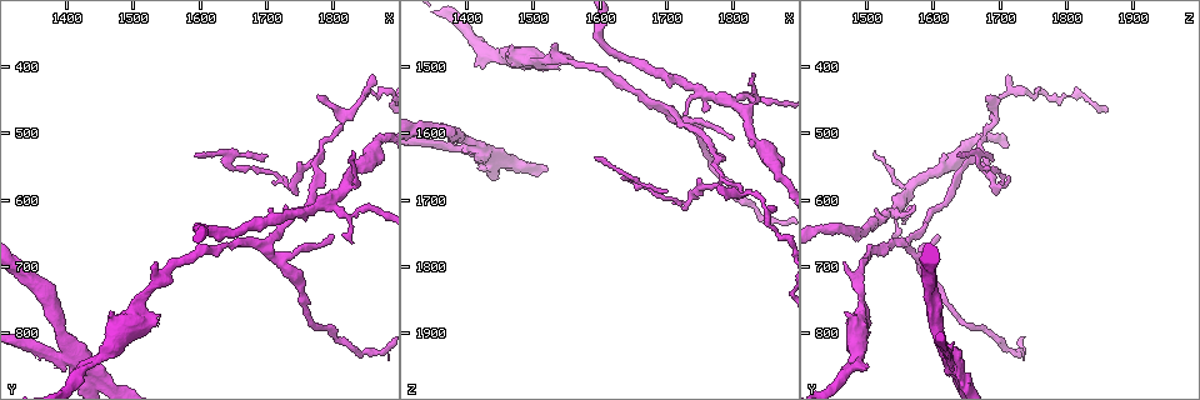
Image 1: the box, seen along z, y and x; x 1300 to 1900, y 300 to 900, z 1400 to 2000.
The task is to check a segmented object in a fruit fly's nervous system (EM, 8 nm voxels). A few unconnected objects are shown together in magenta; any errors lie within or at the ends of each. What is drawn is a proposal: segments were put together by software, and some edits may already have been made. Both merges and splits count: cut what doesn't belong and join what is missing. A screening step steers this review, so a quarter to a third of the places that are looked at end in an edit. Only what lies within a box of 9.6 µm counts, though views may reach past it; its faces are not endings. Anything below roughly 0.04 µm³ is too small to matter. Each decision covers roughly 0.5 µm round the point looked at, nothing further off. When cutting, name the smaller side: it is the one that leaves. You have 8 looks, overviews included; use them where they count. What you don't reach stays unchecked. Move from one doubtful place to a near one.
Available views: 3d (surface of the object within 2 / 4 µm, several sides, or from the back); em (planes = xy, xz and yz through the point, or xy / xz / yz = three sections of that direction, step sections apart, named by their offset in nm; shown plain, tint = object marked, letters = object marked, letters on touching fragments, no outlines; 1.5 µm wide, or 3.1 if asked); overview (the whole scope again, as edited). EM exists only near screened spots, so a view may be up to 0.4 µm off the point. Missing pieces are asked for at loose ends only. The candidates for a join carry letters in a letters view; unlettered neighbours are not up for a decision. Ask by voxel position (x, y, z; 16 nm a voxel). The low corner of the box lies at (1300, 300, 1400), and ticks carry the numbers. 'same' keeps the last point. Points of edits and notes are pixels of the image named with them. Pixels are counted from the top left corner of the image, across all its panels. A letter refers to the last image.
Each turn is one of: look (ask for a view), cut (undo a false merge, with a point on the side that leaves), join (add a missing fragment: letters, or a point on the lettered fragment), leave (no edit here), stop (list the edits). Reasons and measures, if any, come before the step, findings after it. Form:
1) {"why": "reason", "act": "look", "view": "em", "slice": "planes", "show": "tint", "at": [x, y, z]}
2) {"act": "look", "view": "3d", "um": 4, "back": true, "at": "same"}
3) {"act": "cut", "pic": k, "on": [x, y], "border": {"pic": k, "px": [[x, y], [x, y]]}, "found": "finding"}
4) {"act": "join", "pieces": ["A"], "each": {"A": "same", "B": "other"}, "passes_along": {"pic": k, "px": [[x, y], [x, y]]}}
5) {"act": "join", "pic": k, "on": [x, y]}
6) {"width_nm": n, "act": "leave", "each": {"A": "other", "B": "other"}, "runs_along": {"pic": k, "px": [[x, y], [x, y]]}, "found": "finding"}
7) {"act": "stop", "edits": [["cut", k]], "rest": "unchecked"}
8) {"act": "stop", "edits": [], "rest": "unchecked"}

{"why": "side arm on a straight run", "act": "look", "view": "em", "slice": "planes", "show": "plain", "at": [1685, 665, 1560]}

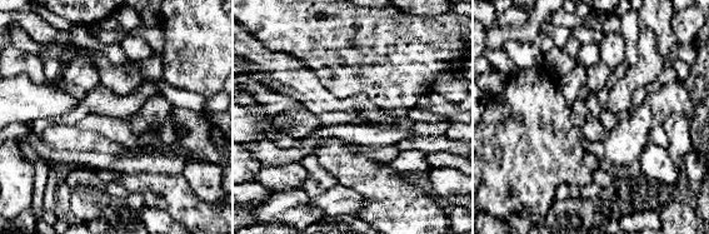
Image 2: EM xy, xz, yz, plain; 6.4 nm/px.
{"why": "see the neighbours", "act": "look", "view": "em", "slice": "planes", "show": "letters", "at": "same"}

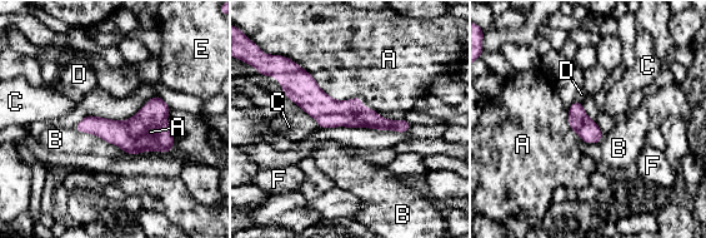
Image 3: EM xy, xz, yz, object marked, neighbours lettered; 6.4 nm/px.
{"act": "leave", "each": {"A": "other", "B": "other", "C": "other", "D": "other", "E": "other", "F": "other"}, "runs_along": {"pic": 3, "px": [[286, 82], [329, 113], [406, 127]]}, "found": "one neuron here"}

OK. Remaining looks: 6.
{"why": "thick end", "act": "look", "view": "3d", "um": 4, "at": [1540, 775, 1500]}

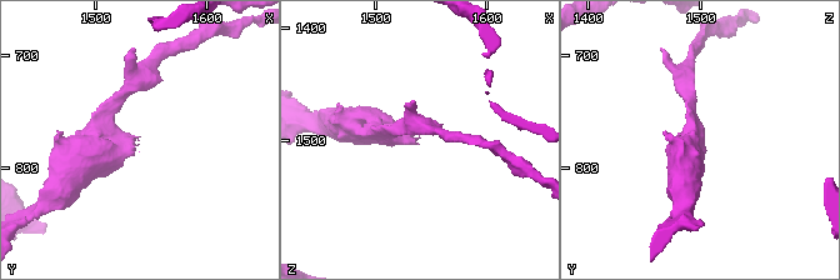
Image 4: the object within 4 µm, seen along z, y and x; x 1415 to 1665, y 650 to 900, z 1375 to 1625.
{"act": "look", "view": "em", "slice": "planes", "show": "plain", "at": [1536, 774, 1498]}

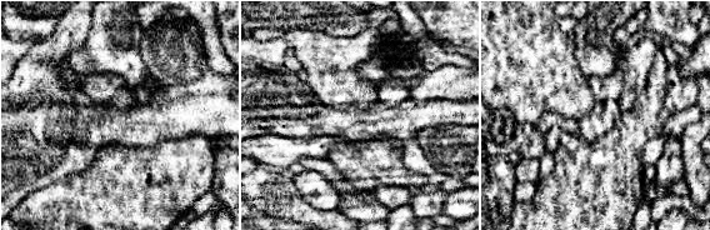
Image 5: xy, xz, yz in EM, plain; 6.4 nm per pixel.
{"act": "look", "view": "em", "slice": "planes", "show": "letters", "at": "same"}

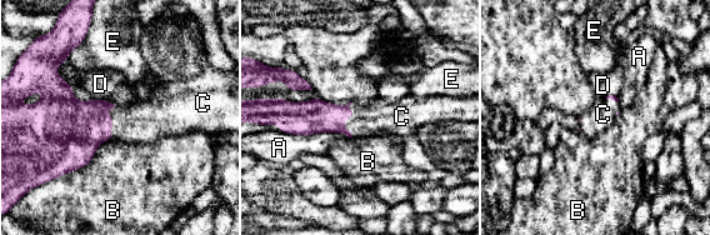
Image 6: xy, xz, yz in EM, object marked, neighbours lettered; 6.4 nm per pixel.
{"act": "join", "pieces": ["C"], "each": {"A": "other", "B": "other", "C": "same", "D": "other", "E": "other"}, "passes_along": {"pic": 6, "px": [[313, 116], [348, 118], [380, 115]]}, "found": "the neuron continues"}

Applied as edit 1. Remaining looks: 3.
{"act": "stop", "edits": [["join", 6]], "rest": "unchecked"}

